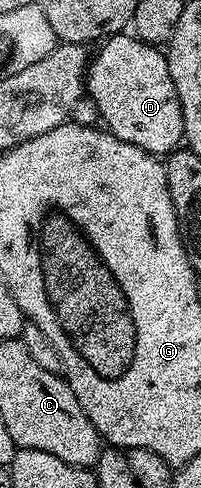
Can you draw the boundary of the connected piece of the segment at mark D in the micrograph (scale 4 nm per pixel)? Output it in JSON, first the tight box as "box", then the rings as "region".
{"box":[84,33,184,156],"region":[[[130,33],[111,35],[99,47],[102,48],[95,55],[93,52],[89,60],[84,91],[96,105],[98,118],[104,124],[105,130],[120,141],[128,141],[128,145],[144,149],[149,155],[169,156],[183,142],[184,117],[176,85],[172,85],[172,73],[168,69],[165,54],[155,44],[146,43]]]}

